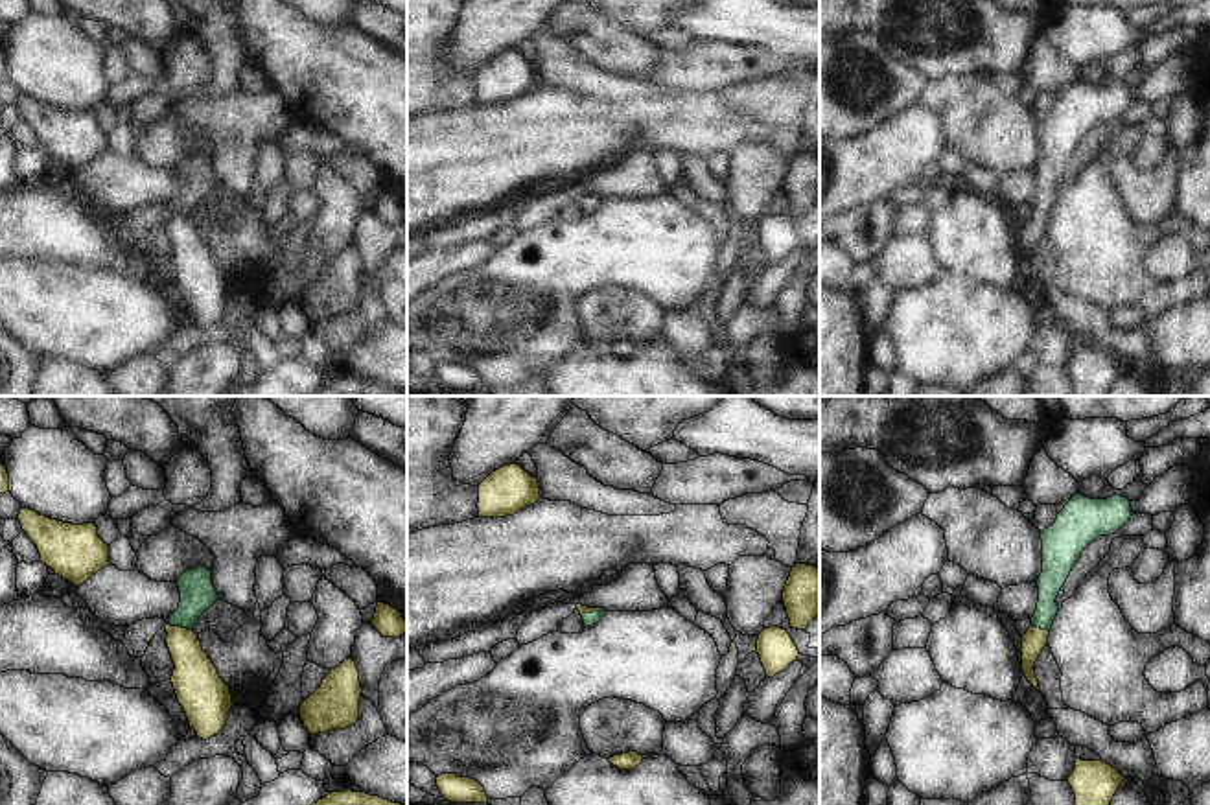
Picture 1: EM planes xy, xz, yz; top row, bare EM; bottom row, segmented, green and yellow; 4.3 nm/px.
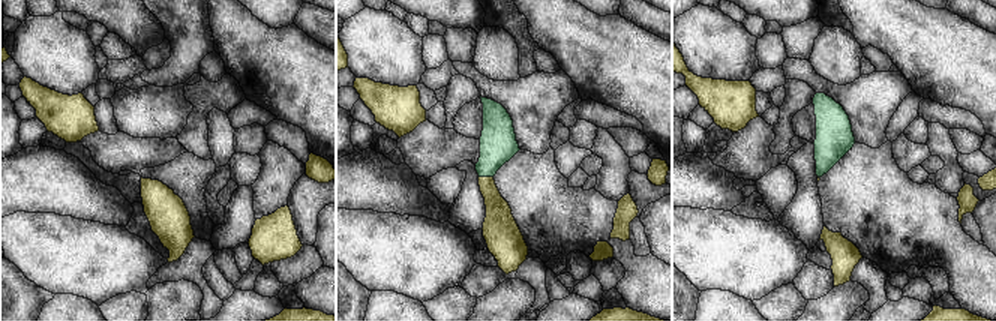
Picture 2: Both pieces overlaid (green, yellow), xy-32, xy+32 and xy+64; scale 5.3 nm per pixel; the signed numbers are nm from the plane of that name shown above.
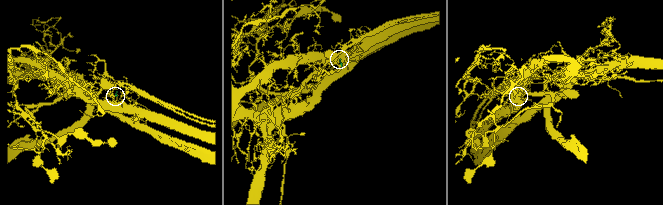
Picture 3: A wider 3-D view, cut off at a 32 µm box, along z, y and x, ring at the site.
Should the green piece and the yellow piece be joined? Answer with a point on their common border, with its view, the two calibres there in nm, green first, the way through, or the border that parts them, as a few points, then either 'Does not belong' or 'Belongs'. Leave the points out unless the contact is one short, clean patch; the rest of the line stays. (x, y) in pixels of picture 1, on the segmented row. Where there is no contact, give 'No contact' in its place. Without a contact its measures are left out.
Touches green at xy (181, 625). Thickness 160 nm (green) against 200 nm. Path across: xy (197, 594), (181, 625), (181, 640), (196, 680). Belongs

